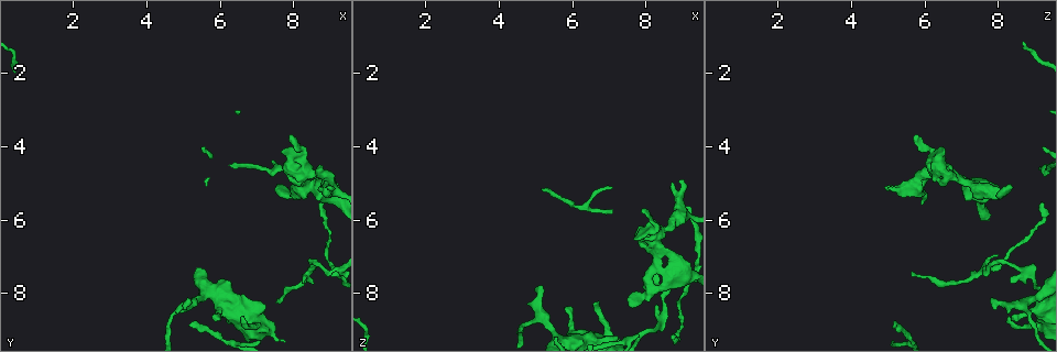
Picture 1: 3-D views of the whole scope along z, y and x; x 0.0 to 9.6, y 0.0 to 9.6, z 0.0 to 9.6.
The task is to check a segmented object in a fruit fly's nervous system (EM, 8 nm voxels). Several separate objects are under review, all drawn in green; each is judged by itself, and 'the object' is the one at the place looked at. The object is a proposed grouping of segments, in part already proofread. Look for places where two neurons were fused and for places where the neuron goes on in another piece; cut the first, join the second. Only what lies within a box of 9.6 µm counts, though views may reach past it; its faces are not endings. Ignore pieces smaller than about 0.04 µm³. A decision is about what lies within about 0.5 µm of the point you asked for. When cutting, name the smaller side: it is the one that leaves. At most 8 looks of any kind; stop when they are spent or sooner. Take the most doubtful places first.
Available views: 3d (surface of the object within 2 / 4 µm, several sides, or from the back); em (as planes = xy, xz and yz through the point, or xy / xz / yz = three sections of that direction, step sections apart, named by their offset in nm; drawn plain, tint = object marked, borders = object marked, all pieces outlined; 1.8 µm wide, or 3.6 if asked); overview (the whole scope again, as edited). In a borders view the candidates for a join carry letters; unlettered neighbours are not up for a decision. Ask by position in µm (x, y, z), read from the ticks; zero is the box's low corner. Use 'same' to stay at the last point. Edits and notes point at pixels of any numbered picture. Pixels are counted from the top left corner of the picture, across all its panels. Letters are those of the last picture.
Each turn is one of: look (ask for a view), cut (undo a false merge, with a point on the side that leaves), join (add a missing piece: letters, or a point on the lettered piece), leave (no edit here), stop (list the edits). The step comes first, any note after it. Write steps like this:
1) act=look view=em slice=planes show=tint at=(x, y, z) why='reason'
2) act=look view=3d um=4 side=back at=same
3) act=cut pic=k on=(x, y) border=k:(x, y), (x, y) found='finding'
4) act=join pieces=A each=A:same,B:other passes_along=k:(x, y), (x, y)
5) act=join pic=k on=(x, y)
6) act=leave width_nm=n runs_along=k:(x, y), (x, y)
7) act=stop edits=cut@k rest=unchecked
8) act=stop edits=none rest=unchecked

act=look view=3d um=4 at=(7.50, 5.15, 8.35) why='branch stops here'

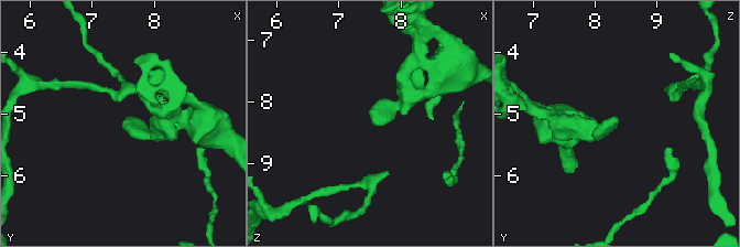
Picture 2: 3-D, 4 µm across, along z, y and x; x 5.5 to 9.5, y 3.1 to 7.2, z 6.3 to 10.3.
act=look view=em slice=xy step=16 show=borders at=(7.55, 5.10, 8.40)

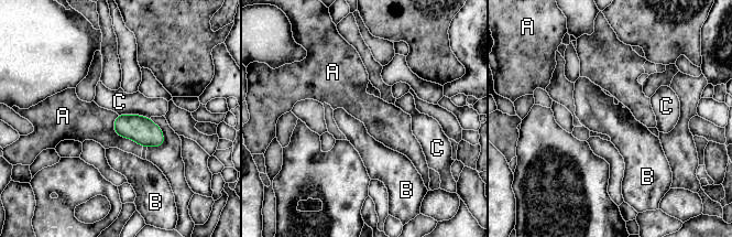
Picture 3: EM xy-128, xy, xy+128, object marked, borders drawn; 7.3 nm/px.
act=leave width_nm=180 each=A:other,B:other,C:other border=3:(117, 115), (113, 129), (143, 146) found='no lettered piece goes on from it'

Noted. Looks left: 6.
act=look view=3d um=2 at=(8.35, 4.60, 6.45) why='abrupt turn'

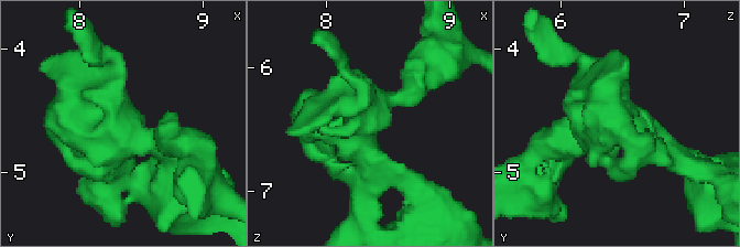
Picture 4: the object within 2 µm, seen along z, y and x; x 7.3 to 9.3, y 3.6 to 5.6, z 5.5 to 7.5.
act=look view=em slice=planes show=plain at=(8.32, 4.70, 6.46) why='now the EM'

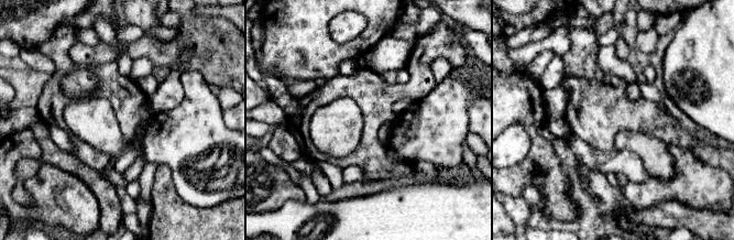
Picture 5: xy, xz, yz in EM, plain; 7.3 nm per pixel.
act=look view=em slice=planes show=borders at=same

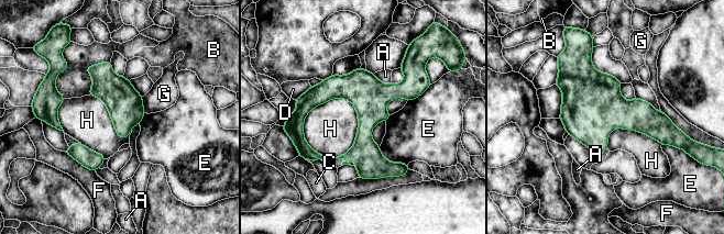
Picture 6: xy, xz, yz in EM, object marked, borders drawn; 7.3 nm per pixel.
act=leave width_nm=260 each=A:other,B:other,C:other,D:other,E:other,F:other,G:other,H:other runs_along=6:(421, 89), (326, 90), (297, 113) found='all the same neuron'

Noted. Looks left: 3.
act=look view=3d um=2 at=(8.45, 7.45, 8.70) why='branch point'

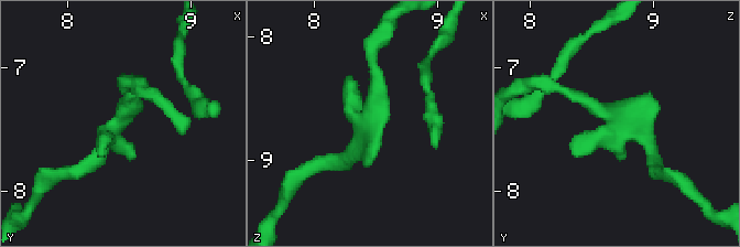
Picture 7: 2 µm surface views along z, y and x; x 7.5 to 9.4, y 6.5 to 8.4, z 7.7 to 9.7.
act=look view=em slice=planes show=borders at=(8.42, 7.46, 8.72)

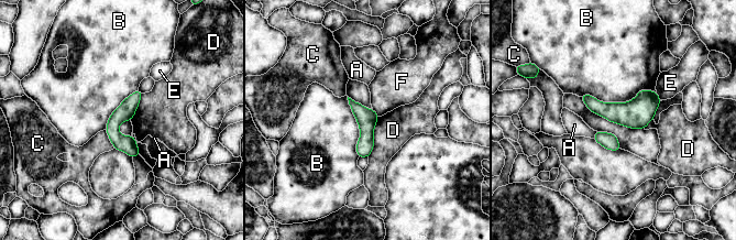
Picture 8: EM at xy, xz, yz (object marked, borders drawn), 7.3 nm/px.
act=leave each=A:other,B:other,C:other,D:other,E:other,F:other found='continuous, no second neuron'

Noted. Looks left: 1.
act=stop edits=none rest=unchecked

